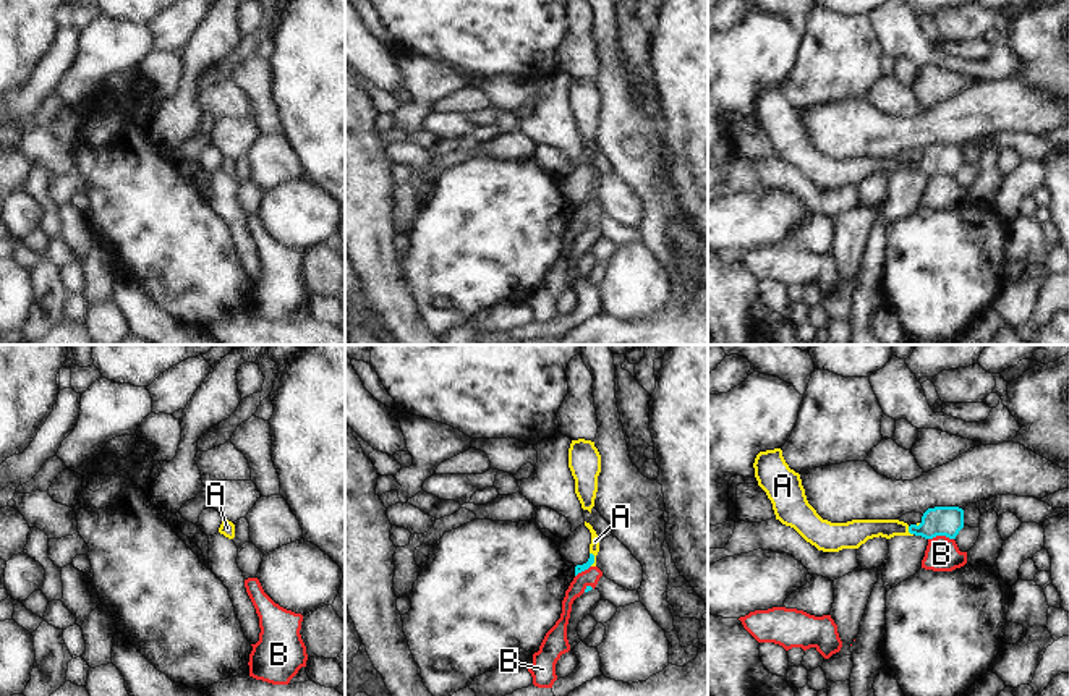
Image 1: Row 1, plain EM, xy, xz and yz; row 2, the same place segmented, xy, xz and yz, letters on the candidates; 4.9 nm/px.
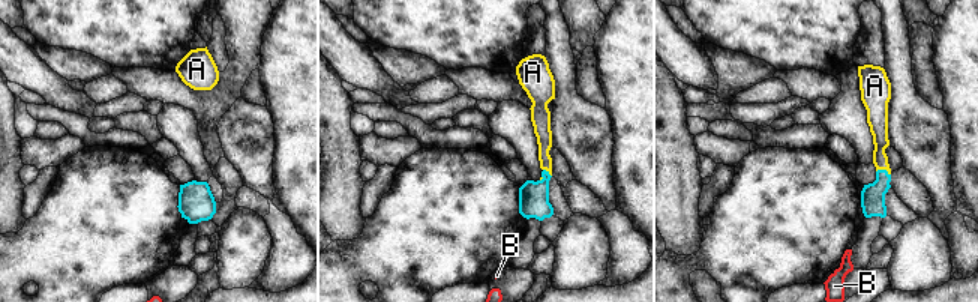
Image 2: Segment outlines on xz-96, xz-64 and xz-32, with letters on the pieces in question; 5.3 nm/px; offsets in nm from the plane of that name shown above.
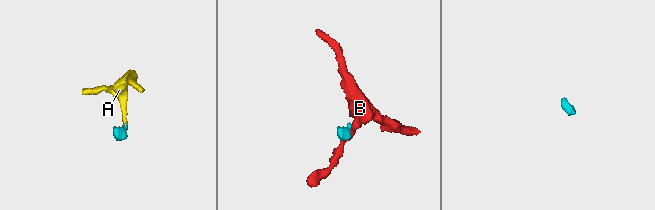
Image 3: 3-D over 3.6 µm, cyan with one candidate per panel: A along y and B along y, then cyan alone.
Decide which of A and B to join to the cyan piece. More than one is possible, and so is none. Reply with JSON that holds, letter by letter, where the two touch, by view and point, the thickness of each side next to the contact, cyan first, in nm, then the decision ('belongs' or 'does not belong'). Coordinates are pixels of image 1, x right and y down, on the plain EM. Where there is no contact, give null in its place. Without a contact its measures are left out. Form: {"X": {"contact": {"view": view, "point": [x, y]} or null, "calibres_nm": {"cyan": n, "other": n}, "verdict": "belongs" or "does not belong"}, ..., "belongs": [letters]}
{"A": {"contact": {"view": "xz", "point": [593, 196]}, "calibres_nm": {"cyan": 50, "other": 50}, "verdict": "belongs"}, "B": {"contact": {"view": "yz", "point": [940, 172]}, "calibres_nm": {"cyan": 150, "other": 170}, "verdict": "does not belong"}, "belongs": ["A"]}

